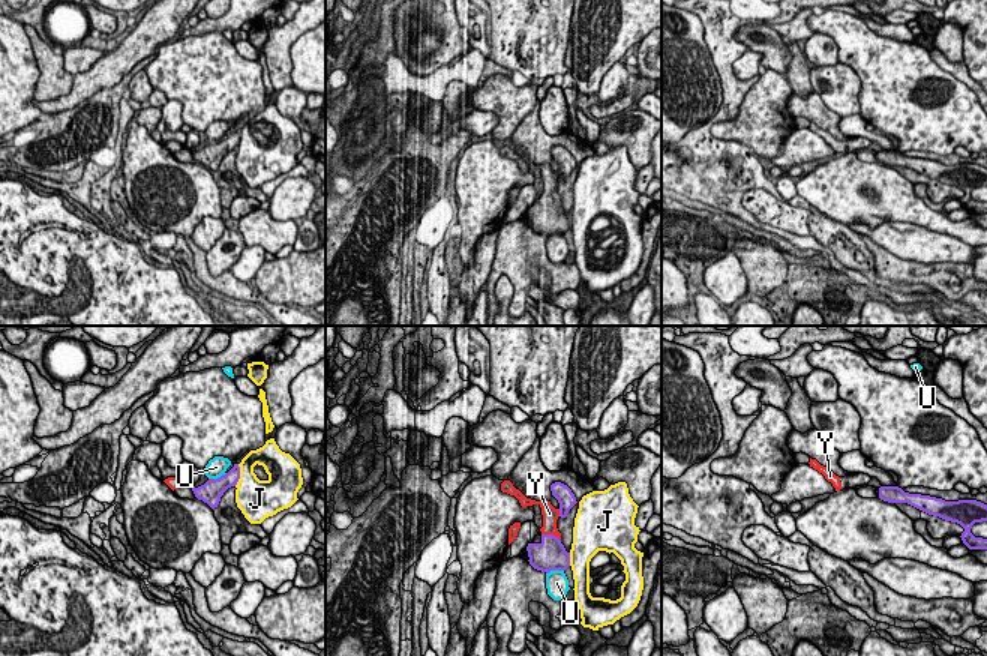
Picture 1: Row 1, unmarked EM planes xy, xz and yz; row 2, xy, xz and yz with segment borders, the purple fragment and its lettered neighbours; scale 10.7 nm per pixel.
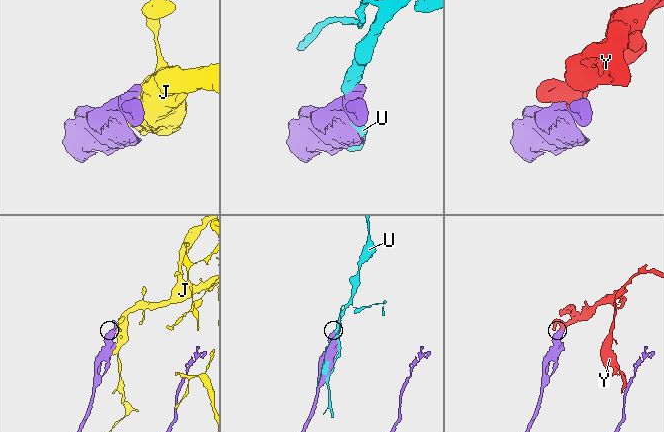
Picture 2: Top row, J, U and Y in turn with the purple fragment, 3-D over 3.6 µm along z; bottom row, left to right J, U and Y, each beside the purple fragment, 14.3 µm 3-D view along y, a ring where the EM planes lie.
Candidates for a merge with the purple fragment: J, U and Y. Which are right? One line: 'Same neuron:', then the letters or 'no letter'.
Same neuron: Y

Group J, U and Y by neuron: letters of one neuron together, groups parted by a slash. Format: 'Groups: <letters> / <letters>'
Groups: J / U / Y

